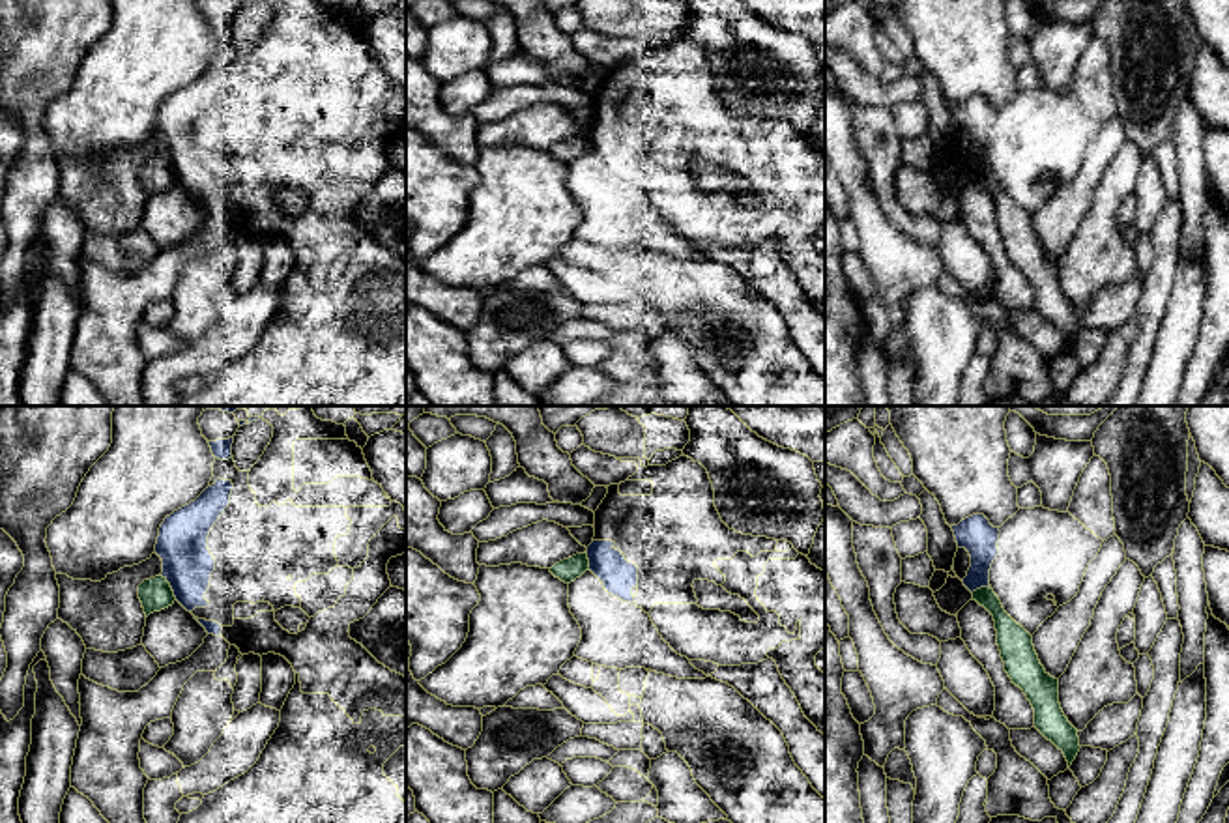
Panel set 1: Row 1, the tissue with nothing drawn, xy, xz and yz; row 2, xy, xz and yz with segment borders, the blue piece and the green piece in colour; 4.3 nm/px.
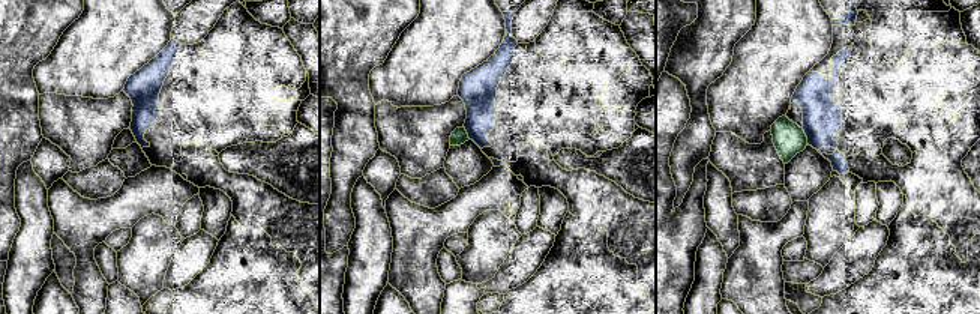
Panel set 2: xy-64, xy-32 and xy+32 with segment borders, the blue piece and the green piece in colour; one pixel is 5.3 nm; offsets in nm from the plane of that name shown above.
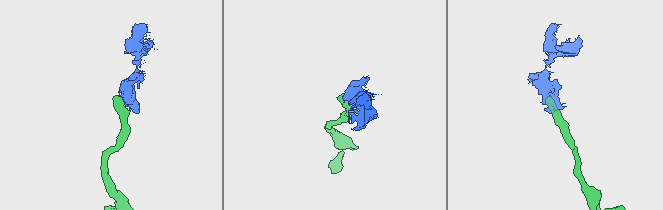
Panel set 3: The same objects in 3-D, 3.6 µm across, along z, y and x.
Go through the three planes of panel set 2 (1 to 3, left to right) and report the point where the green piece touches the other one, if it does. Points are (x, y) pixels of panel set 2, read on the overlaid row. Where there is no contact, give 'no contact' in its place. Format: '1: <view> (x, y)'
1: no contact
2: xy-32 (467, 132)
3: xy+32 (806, 135)

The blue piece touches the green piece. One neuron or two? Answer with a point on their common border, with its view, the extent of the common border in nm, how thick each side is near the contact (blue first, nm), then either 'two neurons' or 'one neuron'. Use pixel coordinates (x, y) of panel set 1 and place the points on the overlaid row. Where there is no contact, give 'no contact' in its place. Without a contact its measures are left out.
xy (171, 586) | 130 nm | 220/140 nm | two neurons

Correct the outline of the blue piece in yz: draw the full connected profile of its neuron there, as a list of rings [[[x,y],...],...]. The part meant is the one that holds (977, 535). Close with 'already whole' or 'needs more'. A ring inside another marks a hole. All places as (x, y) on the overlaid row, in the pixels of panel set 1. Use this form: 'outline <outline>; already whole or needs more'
outline [[[973,514],[962,520],[958,526],[950,526],[958,542],[958,548],[965,548],[971,556],[971,567],[962,580],[973,593],[980,587],[990,587],[990,569],[999,554],[999,527],[993,527],[984,514]]]; already whole

